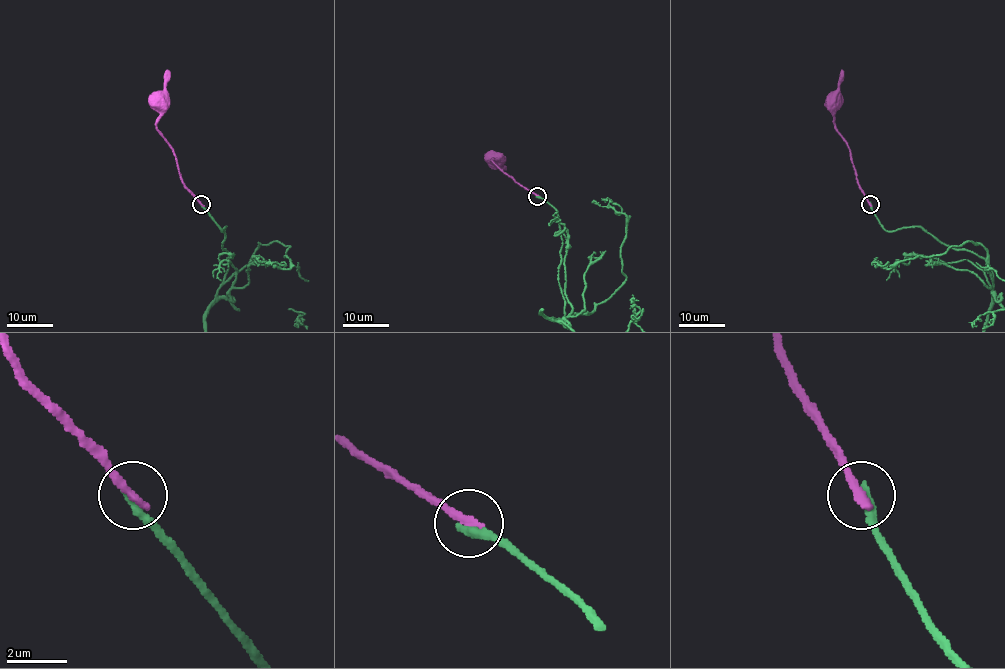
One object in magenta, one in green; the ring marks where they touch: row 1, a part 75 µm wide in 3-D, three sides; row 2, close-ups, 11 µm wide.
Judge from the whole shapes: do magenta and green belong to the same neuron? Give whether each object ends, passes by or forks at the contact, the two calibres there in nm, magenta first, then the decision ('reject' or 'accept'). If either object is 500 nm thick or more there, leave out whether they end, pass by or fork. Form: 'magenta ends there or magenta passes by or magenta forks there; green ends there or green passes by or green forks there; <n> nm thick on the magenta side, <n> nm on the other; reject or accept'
magenta ends there; green ends there; 360 nm thick on the magenta side, 300 nm on the other; reject

